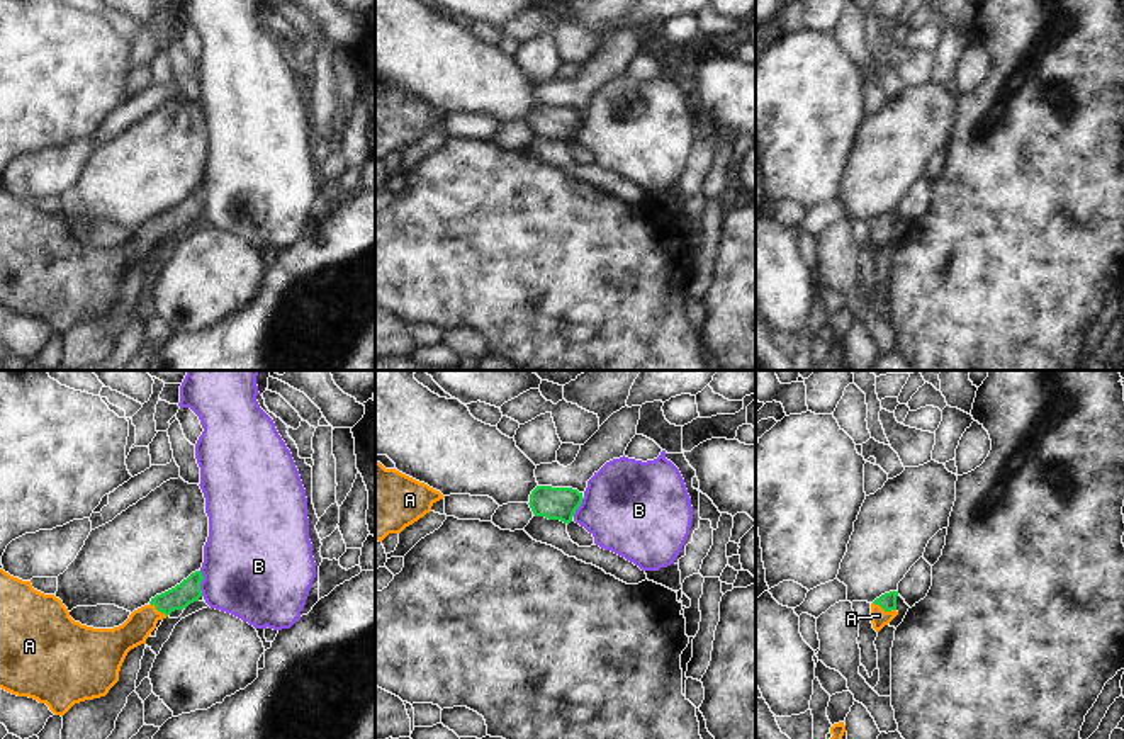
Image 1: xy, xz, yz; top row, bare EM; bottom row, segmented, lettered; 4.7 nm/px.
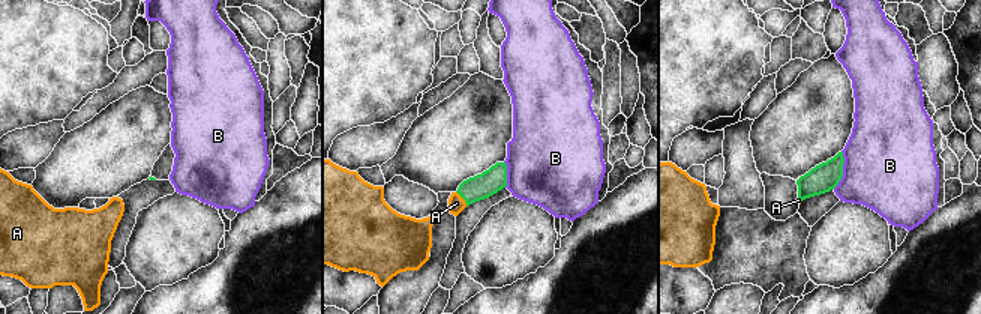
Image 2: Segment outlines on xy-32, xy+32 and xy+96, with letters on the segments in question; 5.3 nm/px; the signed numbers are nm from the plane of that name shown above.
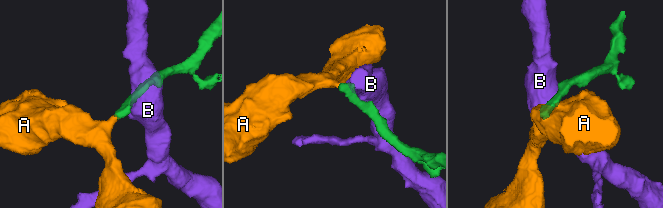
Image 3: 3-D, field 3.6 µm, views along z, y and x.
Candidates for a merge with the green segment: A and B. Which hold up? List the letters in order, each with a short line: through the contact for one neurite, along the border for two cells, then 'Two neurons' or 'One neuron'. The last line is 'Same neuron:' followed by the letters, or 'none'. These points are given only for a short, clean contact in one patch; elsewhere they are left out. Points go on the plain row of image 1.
A: Line: yz (888, 220), (885, 230), (878, 235). One neuron
B: Two neurons
Same neuron: A.

